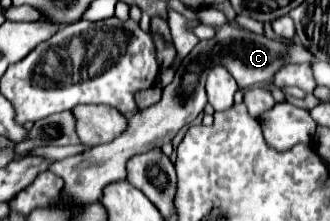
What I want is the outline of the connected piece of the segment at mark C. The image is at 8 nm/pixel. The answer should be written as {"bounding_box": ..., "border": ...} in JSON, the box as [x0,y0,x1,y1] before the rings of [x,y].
{"bounding_box":[49,22,313,202],"border":[[[227,22],[215,32],[211,40],[201,40],[191,50],[191,54],[183,58],[183,64],[175,72],[173,82],[163,88],[161,100],[155,106],[149,106],[147,110],[133,114],[129,118],[129,130],[121,134],[121,138],[115,138],[113,142],[109,142],[109,146],[95,146],[85,154],[75,154],[59,162],[53,162],[49,170],[65,180],[65,192],[69,192],[69,198],[73,196],[73,202],[99,200],[103,196],[105,186],[127,178],[125,166],[129,158],[153,148],[161,148],[163,144],[171,142],[185,124],[193,122],[203,112],[207,104],[205,80],[211,68],[225,66],[237,78],[239,88],[251,88],[255,84],[271,80],[277,74],[277,70],[281,70],[281,66],[301,62],[313,62],[313,54],[301,42],[271,40],[265,34],[255,34],[247,28],[237,26],[235,22]]]}

